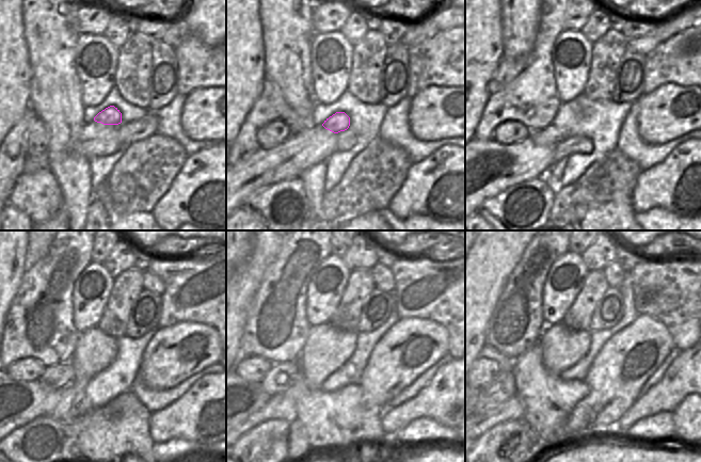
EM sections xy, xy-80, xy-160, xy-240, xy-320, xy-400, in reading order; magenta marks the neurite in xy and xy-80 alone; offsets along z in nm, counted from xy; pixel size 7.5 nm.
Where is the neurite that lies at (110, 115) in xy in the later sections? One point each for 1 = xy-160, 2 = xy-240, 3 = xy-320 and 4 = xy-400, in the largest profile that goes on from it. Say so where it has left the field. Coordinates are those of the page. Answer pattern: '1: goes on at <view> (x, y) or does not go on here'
1: goes on at xy-160 (551, 134)
2: goes on at xy-240 (56, 377)
3: goes on at xy-320 (281, 377)
4: goes on at xy-400 (503, 387)

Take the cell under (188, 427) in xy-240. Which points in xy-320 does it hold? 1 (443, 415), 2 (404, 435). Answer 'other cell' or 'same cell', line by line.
1: same cell
2: other cell

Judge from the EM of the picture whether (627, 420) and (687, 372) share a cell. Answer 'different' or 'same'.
same

